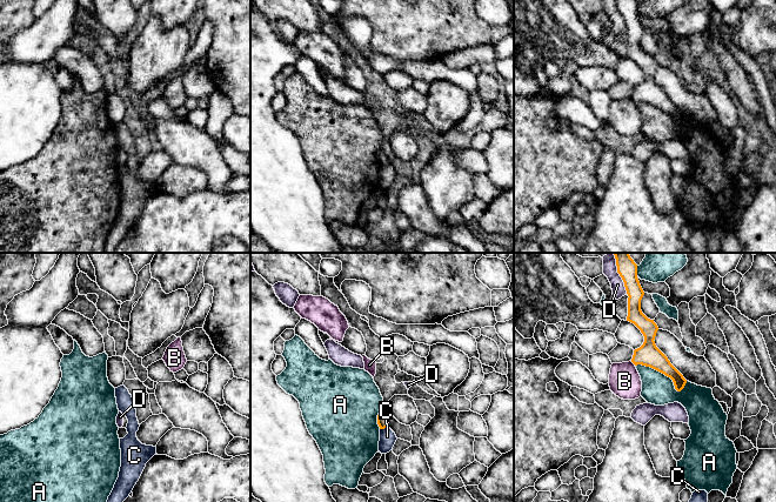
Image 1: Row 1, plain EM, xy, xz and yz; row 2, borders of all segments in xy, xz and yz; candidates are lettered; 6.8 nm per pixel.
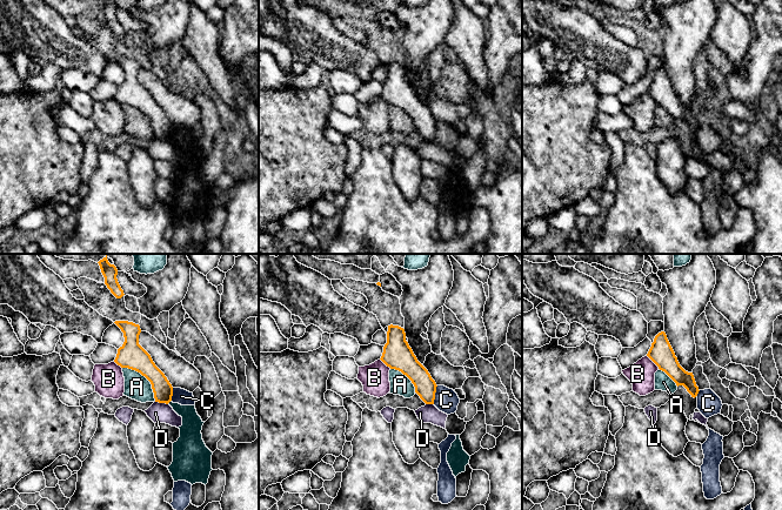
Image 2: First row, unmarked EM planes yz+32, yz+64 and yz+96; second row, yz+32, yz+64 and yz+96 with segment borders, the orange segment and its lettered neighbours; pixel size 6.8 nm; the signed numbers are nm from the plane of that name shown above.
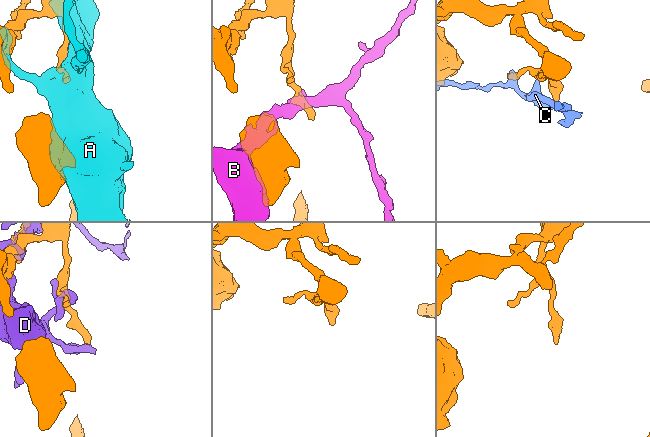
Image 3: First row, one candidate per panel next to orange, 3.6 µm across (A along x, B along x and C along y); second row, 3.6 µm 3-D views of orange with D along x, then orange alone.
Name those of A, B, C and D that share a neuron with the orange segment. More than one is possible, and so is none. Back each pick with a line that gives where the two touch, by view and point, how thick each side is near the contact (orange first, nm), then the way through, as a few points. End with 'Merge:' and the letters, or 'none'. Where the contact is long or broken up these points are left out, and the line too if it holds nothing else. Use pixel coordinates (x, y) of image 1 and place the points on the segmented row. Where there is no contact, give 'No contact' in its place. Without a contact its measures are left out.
Merge: none

